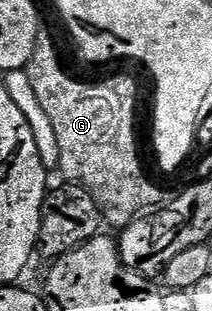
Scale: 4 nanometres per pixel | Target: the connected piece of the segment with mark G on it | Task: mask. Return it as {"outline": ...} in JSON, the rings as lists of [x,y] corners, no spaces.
{"outline":[[[39,30],[36,37],[36,53],[32,53],[29,65],[32,77],[32,89],[36,89],[36,97],[40,97],[40,105],[44,105],[44,113],[48,113],[48,121],[52,121],[52,129],[56,129],[56,141],[60,141],[59,172],[67,175],[71,184],[90,192],[102,210],[102,218],[115,229],[127,227],[133,219],[139,218],[151,209],[157,209],[167,202],[166,196],[148,176],[142,172],[142,163],[138,160],[138,139],[134,136],[134,110],[138,107],[138,87],[130,79],[110,79],[107,83],[85,83],[66,72],[58,51],[54,48],[54,39],[46,32]]]}

